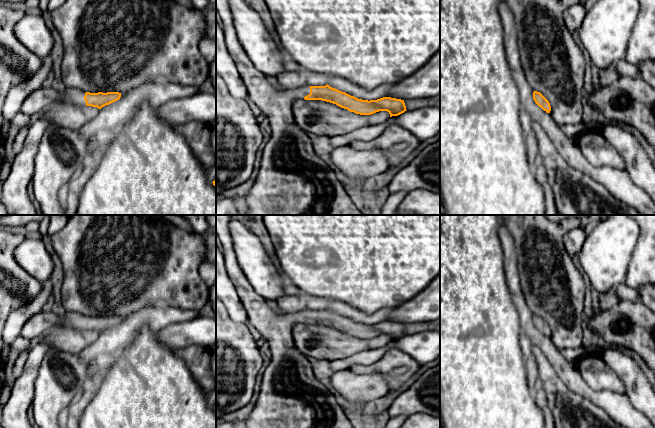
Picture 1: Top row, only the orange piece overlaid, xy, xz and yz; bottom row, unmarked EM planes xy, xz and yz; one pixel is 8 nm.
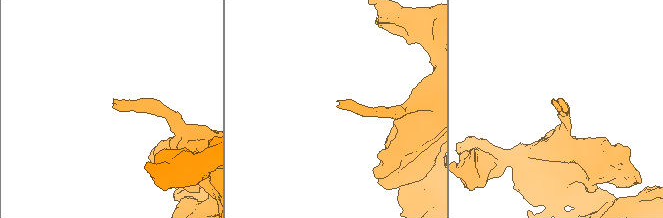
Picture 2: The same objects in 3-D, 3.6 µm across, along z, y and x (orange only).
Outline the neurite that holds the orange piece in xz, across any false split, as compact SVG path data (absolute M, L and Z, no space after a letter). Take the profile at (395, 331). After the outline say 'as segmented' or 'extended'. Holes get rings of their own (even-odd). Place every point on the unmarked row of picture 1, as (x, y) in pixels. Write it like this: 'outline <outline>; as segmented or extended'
outline M216 215L216 235L223 248L227 274L247 312L248 323L260 332L272 353L270 364L262 377L256 405L244 422L246 428L359 428L341 400L332 395L314 376L308 357L296 349L292 327L299 323L322 324L360 339L387 335L392 341L407 335L404 324L391 321L362 324L332 312L328 308L288 314L275 311L268 305L267 300L256 293L240 268L229 231L229 223L232 219L232 215Z; extended

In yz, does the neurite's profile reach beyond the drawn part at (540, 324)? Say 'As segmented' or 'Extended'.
As segmented

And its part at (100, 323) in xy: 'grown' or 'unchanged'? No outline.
grown

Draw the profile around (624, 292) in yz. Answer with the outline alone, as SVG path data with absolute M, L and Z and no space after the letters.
M625 283L617 285L614 290L621 301L641 301L641 297L636 289L627 286Z

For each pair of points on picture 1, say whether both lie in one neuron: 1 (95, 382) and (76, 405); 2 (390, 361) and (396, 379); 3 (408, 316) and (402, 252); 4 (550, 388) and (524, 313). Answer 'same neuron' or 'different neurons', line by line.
1: same neuron
2: same neuron
3: different neurons
4: different neurons

